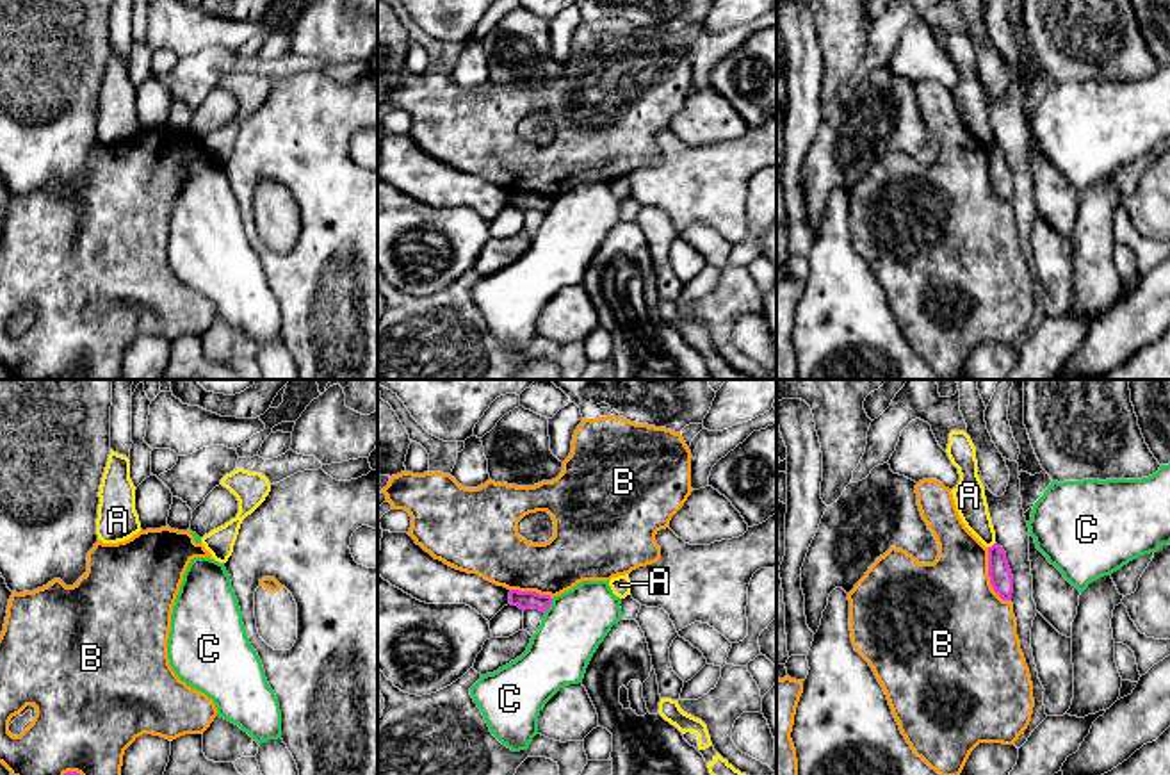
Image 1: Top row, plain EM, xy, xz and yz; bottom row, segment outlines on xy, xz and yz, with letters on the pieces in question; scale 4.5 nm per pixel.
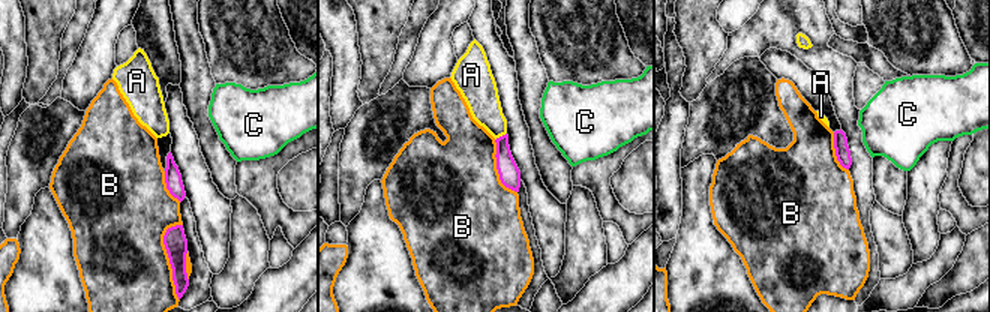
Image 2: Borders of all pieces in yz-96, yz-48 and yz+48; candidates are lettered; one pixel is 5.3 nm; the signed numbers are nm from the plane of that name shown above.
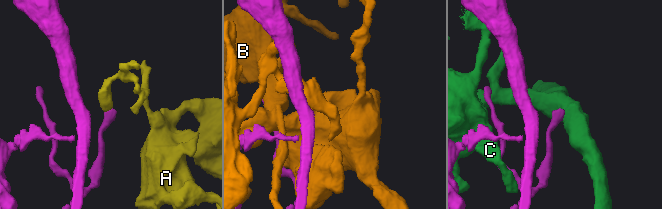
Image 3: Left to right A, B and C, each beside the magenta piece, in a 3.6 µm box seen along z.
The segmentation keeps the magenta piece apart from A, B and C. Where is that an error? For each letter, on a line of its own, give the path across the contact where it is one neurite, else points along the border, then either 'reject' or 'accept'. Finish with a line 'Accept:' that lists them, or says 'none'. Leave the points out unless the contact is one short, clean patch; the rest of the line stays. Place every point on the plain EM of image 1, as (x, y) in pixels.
A: along yz (994, 143), (989, 148) | reject
B: reject
C: reject
Accept: none

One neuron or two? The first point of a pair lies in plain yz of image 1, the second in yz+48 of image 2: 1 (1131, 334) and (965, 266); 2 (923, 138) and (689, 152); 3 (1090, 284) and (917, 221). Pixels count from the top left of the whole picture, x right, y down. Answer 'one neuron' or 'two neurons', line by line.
1: one neuron
2: one neuron
3: one neuron

